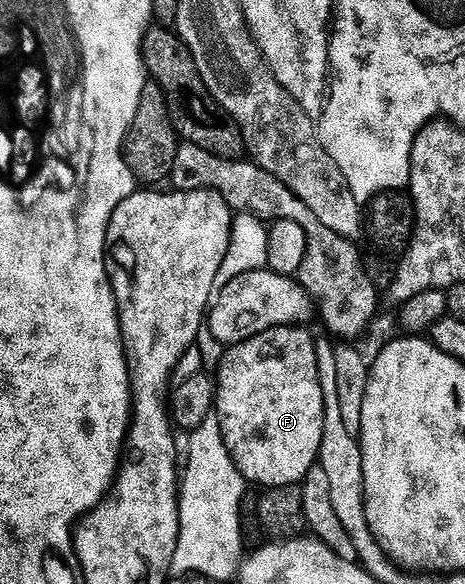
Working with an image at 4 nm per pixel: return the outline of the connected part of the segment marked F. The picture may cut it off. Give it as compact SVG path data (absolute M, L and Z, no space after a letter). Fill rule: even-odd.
M279 325L277 329L262 331L240 345L231 346L220 361L220 370L214 373L214 413L220 419L226 447L245 482L264 485L260 487L265 490L299 485L318 463L323 435L323 391L316 342L306 330L294 325Z

